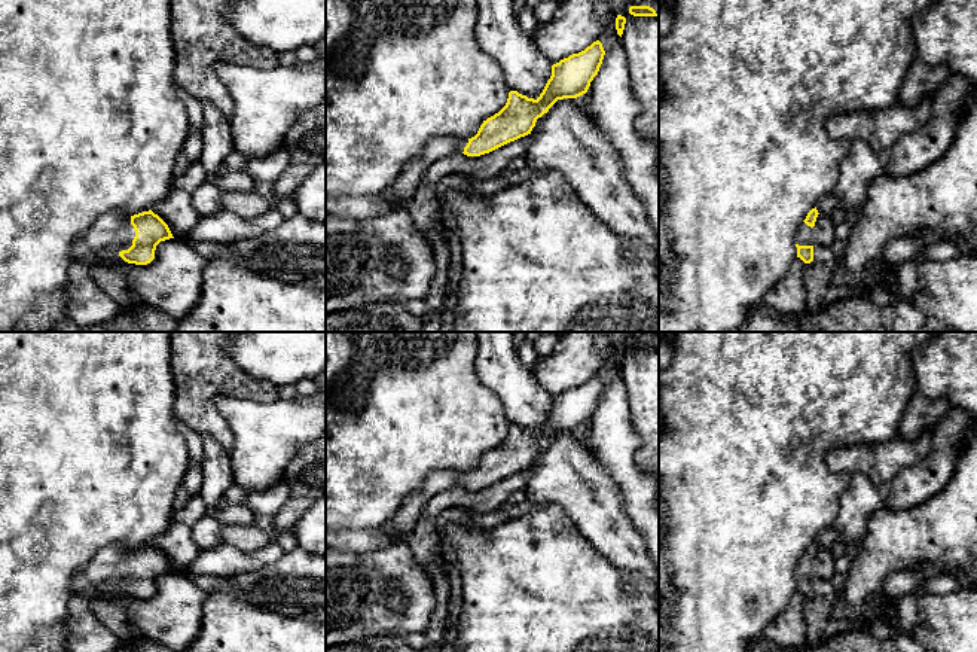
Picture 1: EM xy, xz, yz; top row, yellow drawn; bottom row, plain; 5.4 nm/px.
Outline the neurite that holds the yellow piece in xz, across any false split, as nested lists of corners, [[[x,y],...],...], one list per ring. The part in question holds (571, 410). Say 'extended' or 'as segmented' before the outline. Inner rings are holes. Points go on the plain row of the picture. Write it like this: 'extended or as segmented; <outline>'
extended; [[[596,374],[584,384],[553,397],[552,409],[537,433],[510,424],[506,439],[483,454],[477,467],[468,473],[430,472],[421,487],[404,500],[399,512],[378,530],[391,537],[391,545],[400,543],[400,539],[412,534],[422,508],[436,494],[457,485],[480,490],[531,467],[537,453],[547,447],[558,433],[577,432],[587,426],[604,389],[602,377]]]

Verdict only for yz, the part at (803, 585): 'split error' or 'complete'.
split error

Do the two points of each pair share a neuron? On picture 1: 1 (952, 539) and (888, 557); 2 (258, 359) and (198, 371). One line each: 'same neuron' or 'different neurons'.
1: same neuron
2: different neurons

